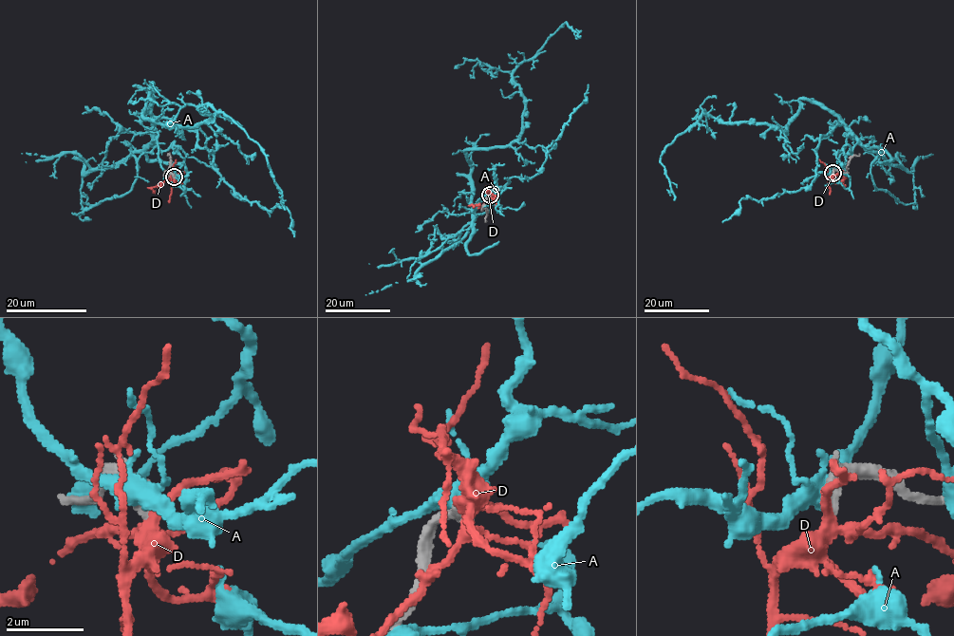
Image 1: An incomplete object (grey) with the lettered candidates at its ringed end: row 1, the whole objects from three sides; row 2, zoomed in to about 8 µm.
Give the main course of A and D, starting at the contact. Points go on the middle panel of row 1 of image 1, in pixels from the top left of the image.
A: (488, 195), (475, 211), (464, 150), (513, 142), (524, 108), (513, 71), (565, 23), (581, 35)
D: (490, 195), (481, 206), (472, 205), (475, 207)

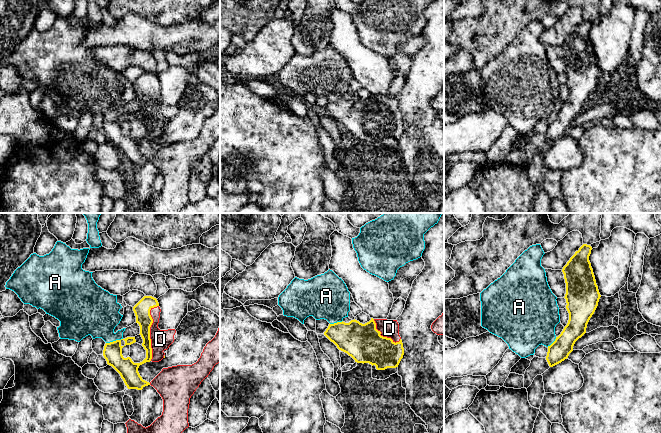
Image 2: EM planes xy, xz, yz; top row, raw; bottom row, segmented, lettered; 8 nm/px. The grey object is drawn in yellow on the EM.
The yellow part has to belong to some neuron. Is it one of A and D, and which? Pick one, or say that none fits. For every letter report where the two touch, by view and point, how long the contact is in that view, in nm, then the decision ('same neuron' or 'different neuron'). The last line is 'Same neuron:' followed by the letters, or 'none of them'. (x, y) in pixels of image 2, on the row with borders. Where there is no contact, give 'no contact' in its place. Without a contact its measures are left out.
A: meets yellow in xy at (114, 341); contact 140 nm long; different neuron
D: meets yellow in xy at (149, 331); contact 460 nm long; same neuron
Same neuron: D

